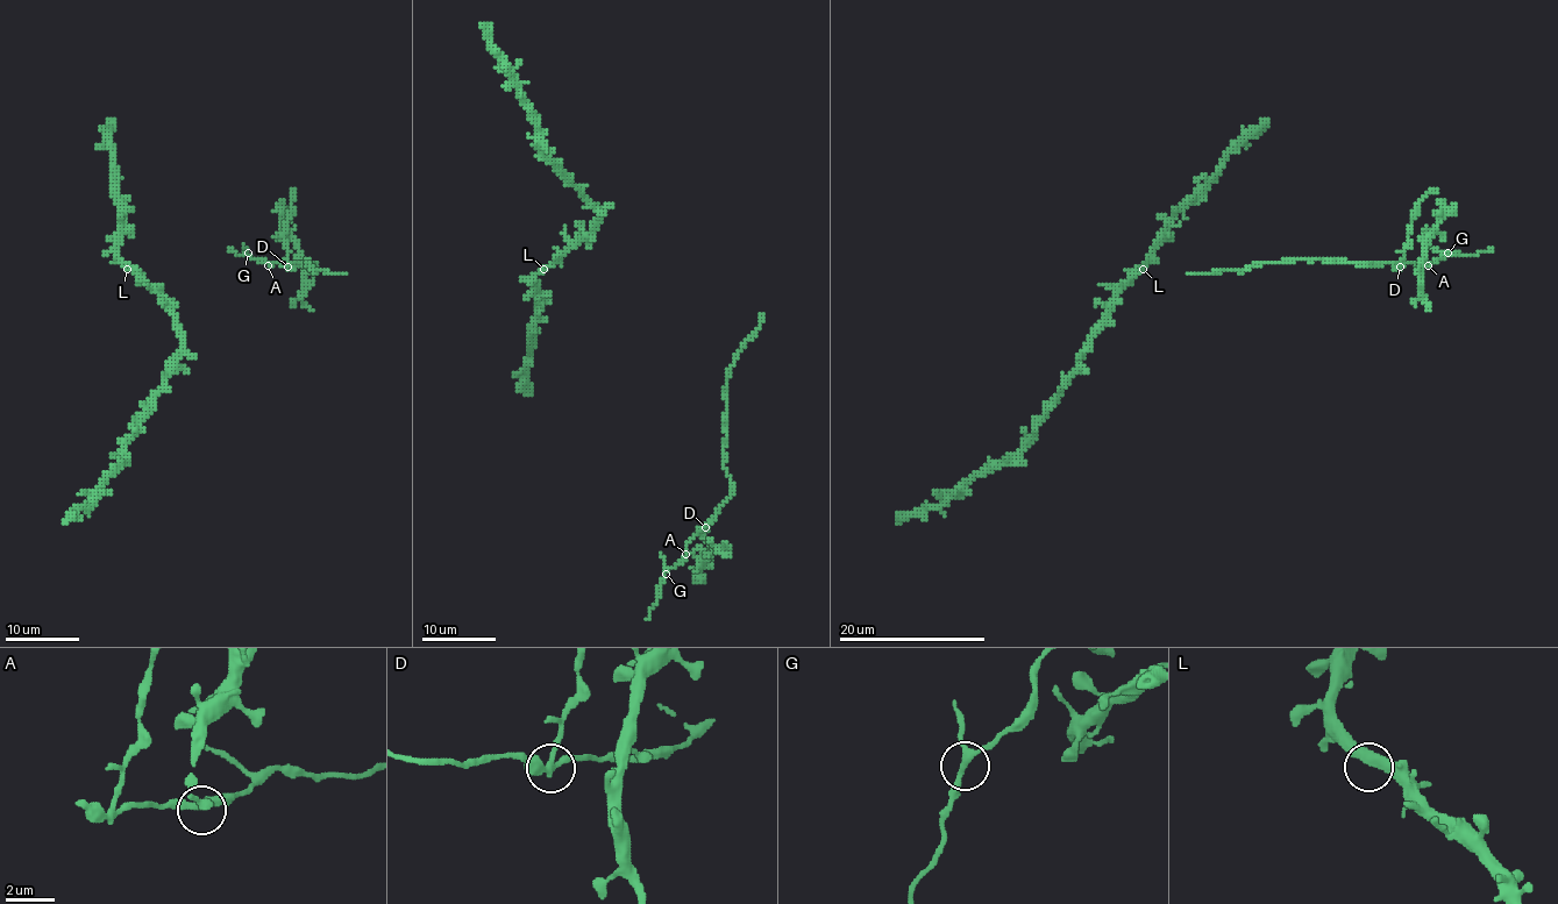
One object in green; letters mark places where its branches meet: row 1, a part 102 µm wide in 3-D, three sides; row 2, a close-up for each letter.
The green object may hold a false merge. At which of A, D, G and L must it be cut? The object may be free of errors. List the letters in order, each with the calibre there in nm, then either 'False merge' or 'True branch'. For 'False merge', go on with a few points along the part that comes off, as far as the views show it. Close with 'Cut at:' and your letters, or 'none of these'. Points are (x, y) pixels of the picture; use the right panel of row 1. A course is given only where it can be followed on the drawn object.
A: Thickness 320 nm. True branch
D: Thickness 280 nm. False merge. Course of the part to remove: (1400, 267), (1416, 205), (1428, 193), (1438, 192)
G: Thickness 240 nm. True branch
L: Thickness 420 nm. True branch
Cut at: D

